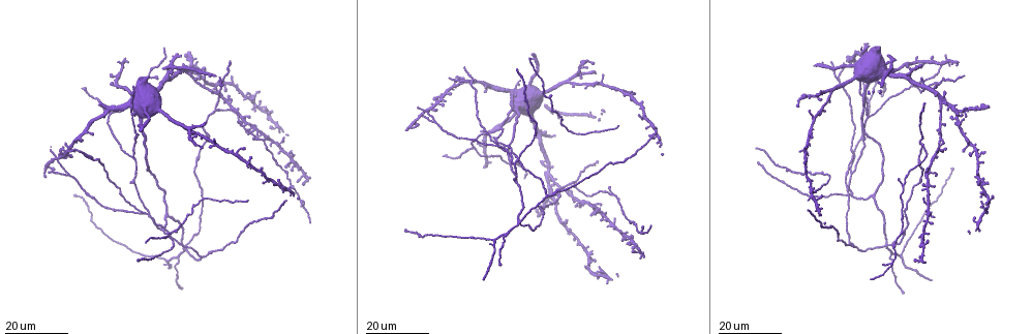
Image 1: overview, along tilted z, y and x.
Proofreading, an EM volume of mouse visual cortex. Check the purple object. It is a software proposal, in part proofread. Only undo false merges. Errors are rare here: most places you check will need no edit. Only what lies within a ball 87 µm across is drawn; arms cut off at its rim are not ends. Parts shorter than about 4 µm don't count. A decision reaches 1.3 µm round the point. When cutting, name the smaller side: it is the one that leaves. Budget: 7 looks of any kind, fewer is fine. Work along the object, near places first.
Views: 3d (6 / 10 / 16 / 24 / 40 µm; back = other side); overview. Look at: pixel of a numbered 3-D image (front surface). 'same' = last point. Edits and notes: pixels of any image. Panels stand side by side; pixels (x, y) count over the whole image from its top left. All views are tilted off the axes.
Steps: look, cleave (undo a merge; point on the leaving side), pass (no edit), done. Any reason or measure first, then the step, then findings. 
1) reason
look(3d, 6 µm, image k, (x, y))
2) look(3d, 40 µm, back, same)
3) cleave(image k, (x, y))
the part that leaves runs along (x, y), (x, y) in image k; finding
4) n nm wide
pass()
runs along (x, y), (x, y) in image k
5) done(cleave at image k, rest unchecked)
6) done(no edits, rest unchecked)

three arms meet
look(3d, 24 µm, image 1, (215, 111))

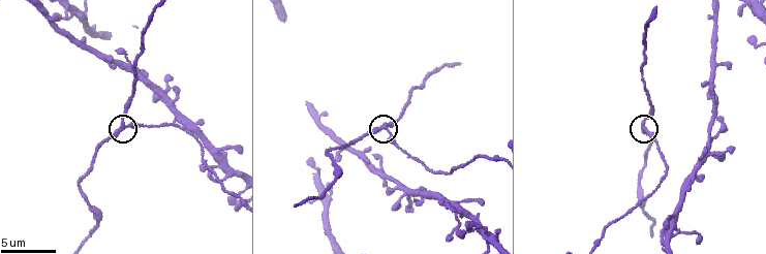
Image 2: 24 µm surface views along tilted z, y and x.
closer look
look(3d, 10 µm, image 2, (127, 124))

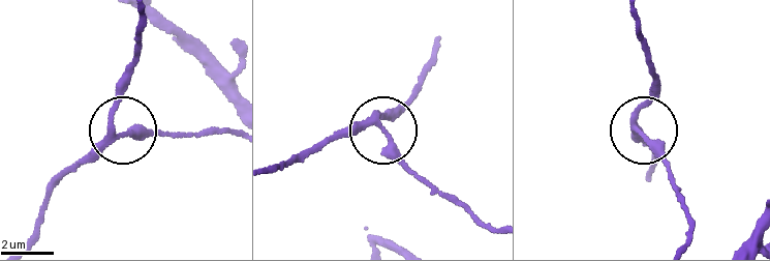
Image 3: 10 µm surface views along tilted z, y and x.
220 nm wide
pass()
runs along (28, 237), (56, 181), (114, 139), (130, 60) in image 3; continuous, no second neuron

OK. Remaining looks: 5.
looks like a crossing
look(3d, 16 µm, image 1, (886, 245))

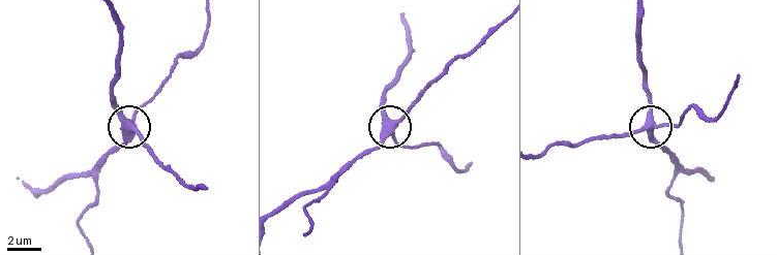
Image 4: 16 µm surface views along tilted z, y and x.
closer look
look(3d, 10 µm, image 4, (135, 119))

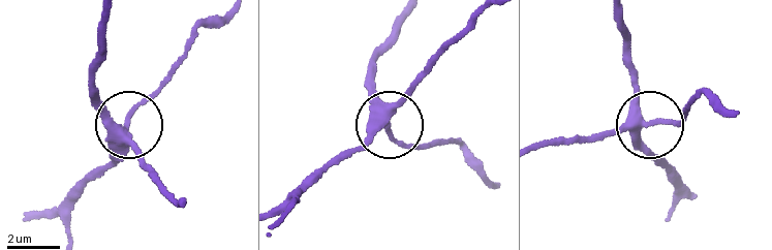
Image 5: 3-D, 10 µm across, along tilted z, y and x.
5 arms
pass()
runs along (106, 12), (96, 105), (125, 126), (117, 161), (97, 179) in image 5; all the same neuron

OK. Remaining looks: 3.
arms part here
look(3d, 24 µm, image 1, (469, 81))

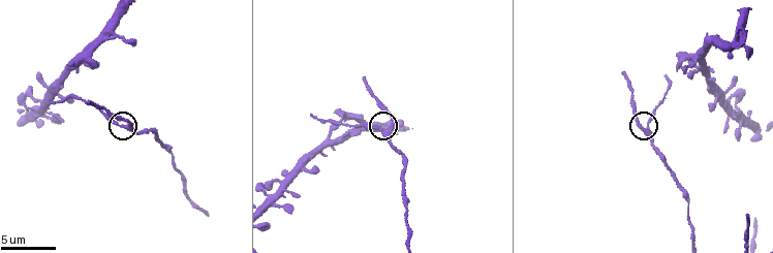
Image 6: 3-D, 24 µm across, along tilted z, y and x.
look(3d, 6 µm, image 6, (650, 130))

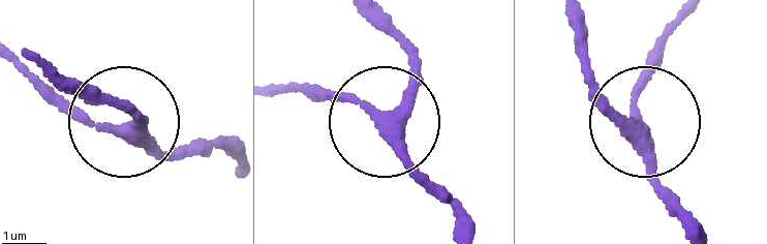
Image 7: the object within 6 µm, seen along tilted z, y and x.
pass()
runs along (464, 229), (389, 126), (412, 67), (394, 24) in image 7; all the same neuron

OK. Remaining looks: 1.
done(no edits, rest unchecked)

